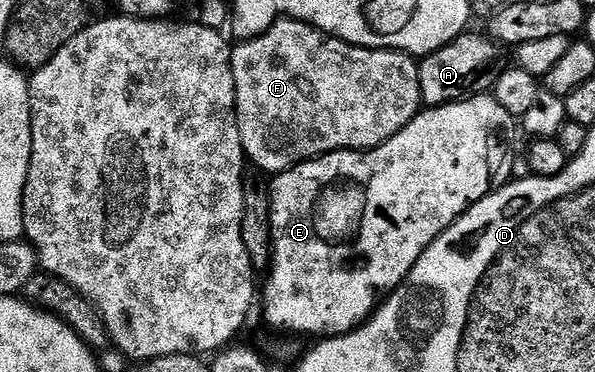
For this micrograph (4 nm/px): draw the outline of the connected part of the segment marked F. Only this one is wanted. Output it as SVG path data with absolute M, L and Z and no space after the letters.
M279 18L267 32L253 36L251 40L241 41L231 51L230 57L232 58L232 74L236 82L236 110L238 111L238 129L242 139L242 149L246 151L251 165L255 164L260 171L270 172L269 174L286 172L289 168L294 168L306 160L316 160L318 157L326 155L327 152L379 148L383 142L390 140L400 130L404 130L404 126L408 126L408 122L415 120L418 113L424 108L415 57L385 48L361 48L355 44L347 44L337 36L327 36L325 32L318 31L311 24L304 24L293 18Z

